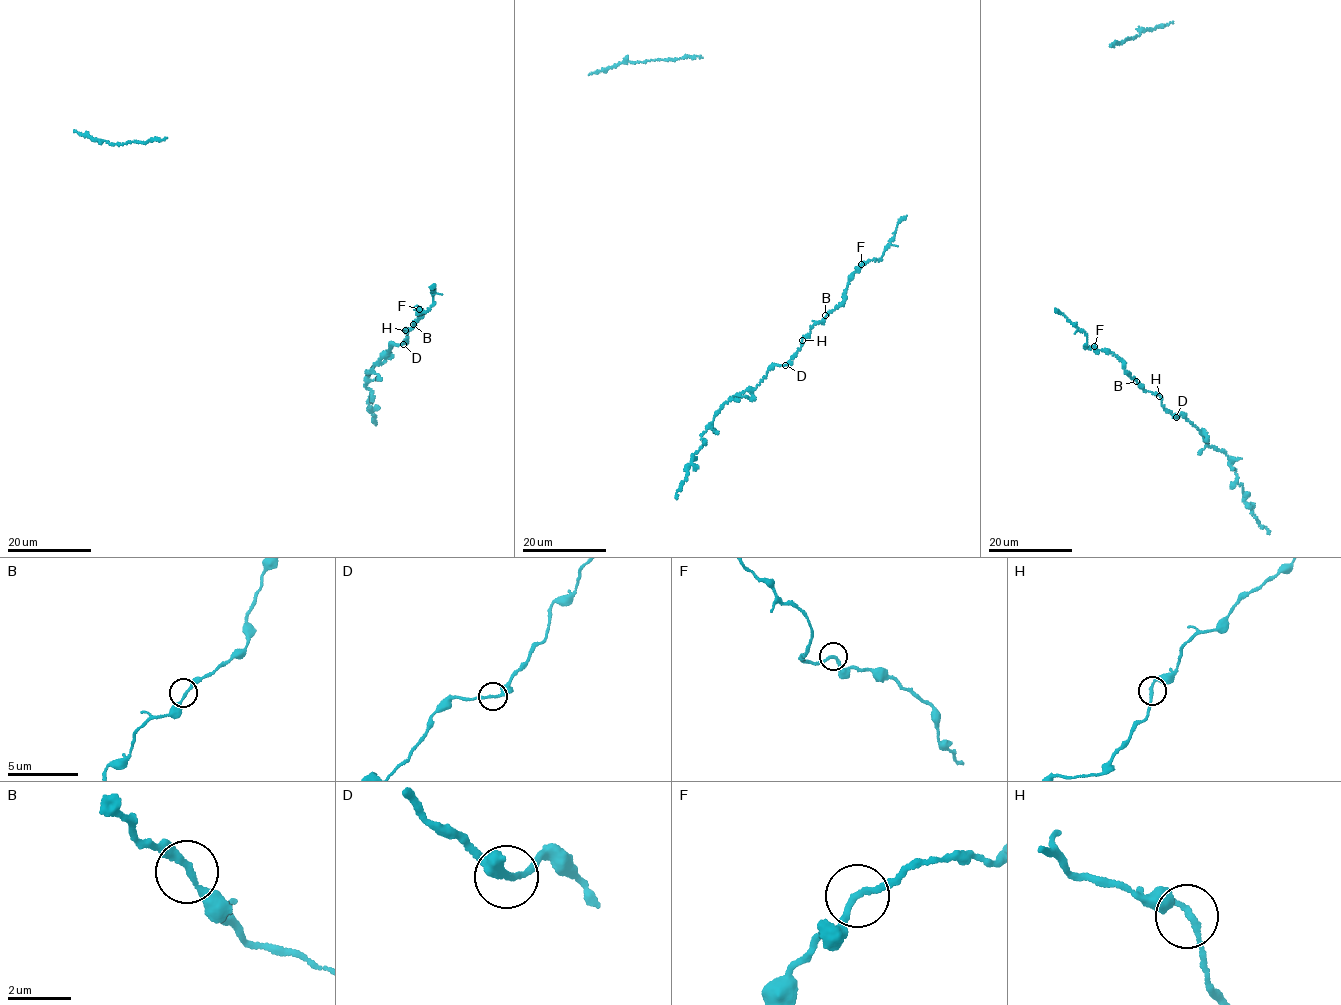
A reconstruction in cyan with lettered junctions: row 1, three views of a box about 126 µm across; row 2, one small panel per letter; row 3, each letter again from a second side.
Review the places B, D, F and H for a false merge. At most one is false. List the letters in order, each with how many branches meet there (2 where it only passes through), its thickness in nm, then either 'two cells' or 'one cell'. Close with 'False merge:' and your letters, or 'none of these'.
B: 2 branches meet; 200 nm thick; one cell
D: 2 branches meet; 200 nm thick; one cell
F: 2 branches meet; 180 nm thick; one cell
H: 2 branches meet; 200 nm thick; one cell
False merge: none of these

